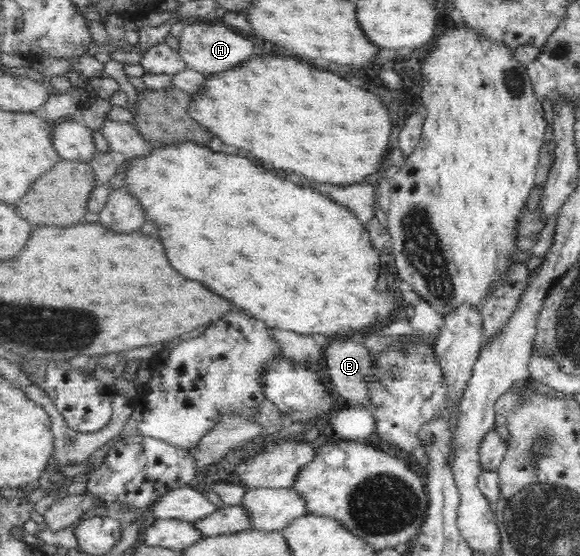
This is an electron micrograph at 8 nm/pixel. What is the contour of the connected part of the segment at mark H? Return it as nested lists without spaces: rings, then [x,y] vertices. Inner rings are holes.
[[[194,21],[185,23],[184,29],[179,35],[178,52],[190,69],[205,76],[224,74],[224,71],[238,69],[250,59],[254,59],[256,55],[258,56],[258,51],[254,47],[254,40],[247,34],[224,24],[199,25]]]

